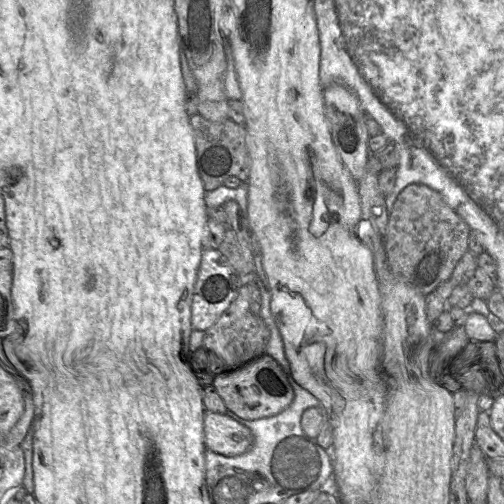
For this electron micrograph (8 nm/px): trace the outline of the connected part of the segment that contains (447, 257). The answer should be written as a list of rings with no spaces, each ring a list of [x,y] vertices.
[[[411,184],[397,196],[388,217],[384,237],[384,250],[392,274],[426,296],[439,285],[449,281],[457,263],[468,251],[471,234],[469,226],[451,209],[443,198],[421,184]]]

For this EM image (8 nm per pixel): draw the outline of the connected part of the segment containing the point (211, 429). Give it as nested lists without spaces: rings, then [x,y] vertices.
[[[202,410],[204,444],[207,450],[224,456],[247,452],[254,443],[252,432],[235,420]]]

